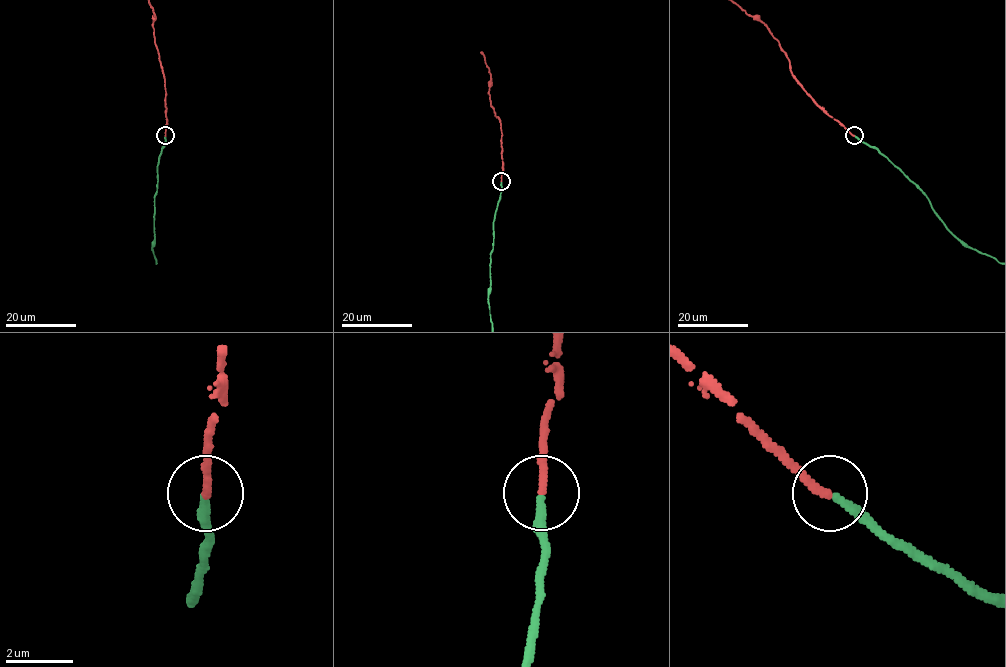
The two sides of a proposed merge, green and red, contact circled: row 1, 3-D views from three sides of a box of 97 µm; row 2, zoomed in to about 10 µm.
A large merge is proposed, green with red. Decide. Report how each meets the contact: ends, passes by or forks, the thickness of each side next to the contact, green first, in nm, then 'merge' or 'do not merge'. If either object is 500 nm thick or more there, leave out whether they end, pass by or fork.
green ends | red ends | 240/240 nm | merge

